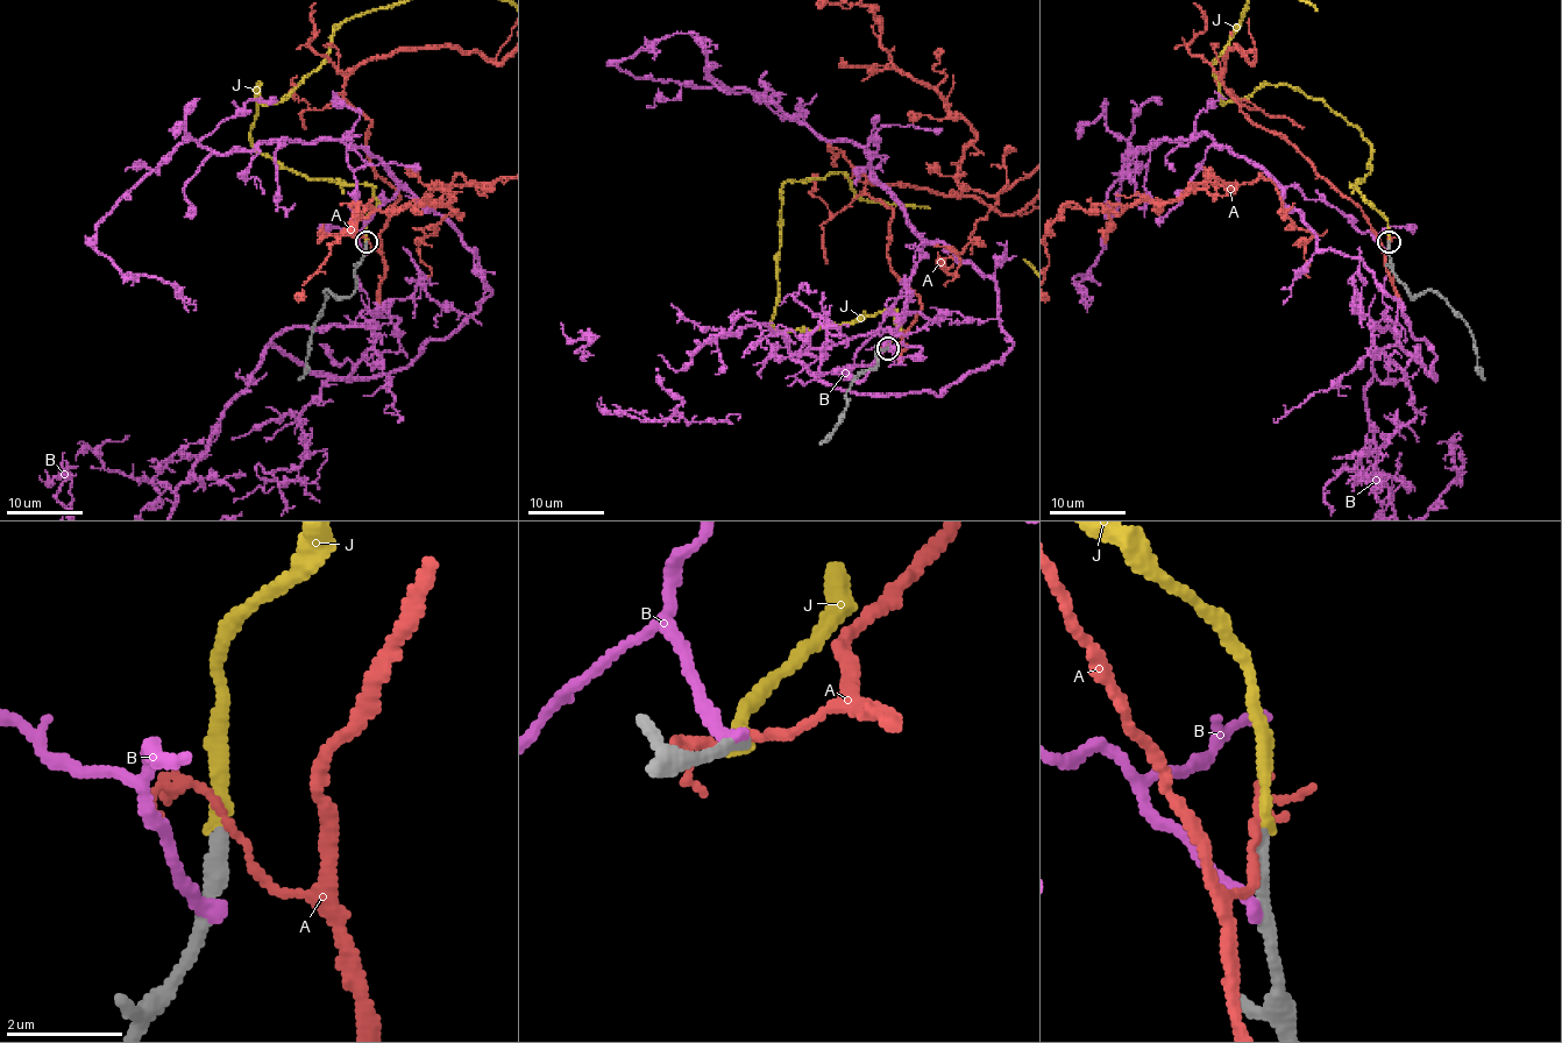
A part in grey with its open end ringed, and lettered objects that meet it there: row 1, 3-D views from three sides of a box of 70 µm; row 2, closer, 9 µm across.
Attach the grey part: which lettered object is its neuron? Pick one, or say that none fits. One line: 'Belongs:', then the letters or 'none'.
Belongs: J

